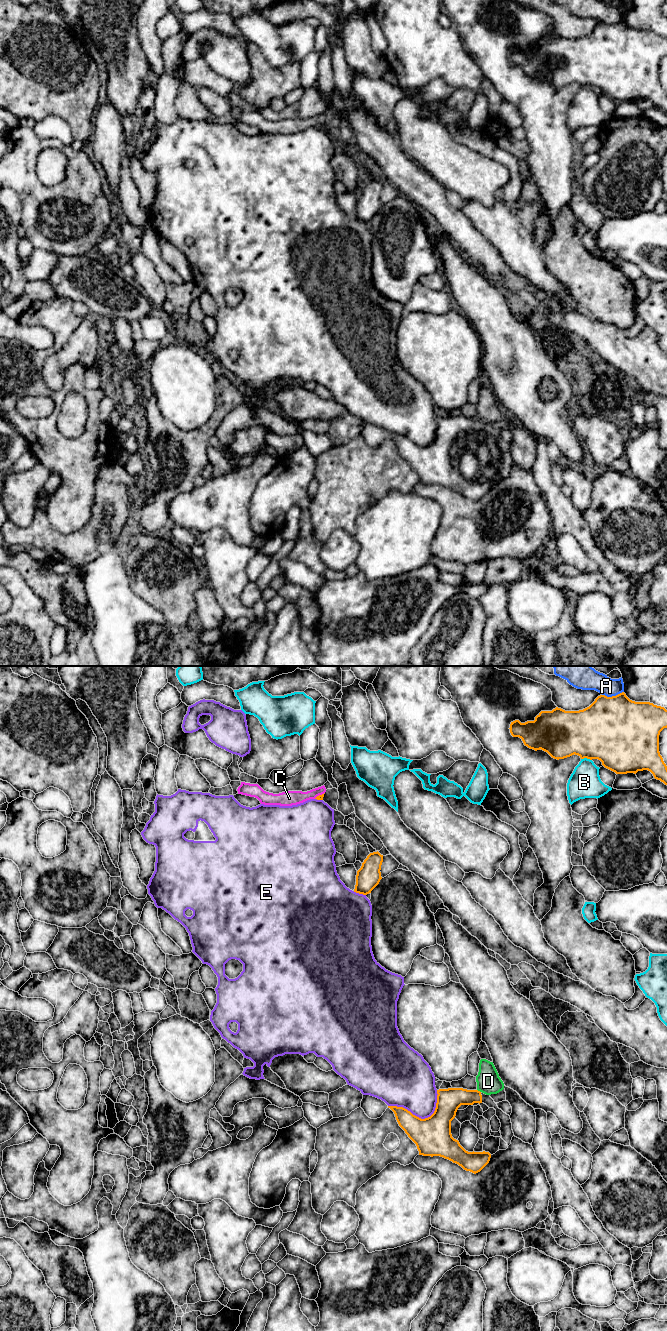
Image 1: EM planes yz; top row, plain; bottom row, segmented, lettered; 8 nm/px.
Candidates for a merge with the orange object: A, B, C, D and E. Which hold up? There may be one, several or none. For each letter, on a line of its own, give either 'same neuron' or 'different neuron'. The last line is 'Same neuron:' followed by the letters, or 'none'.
A: different neuron
B: different neuron
C: same neuron
D: different neuron
E: different neuron
Same neuron: C

